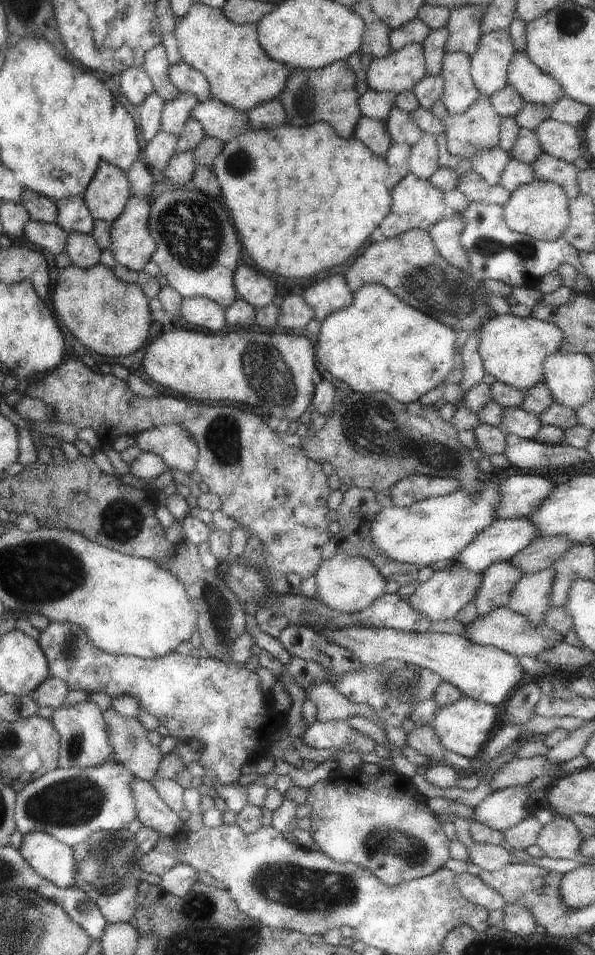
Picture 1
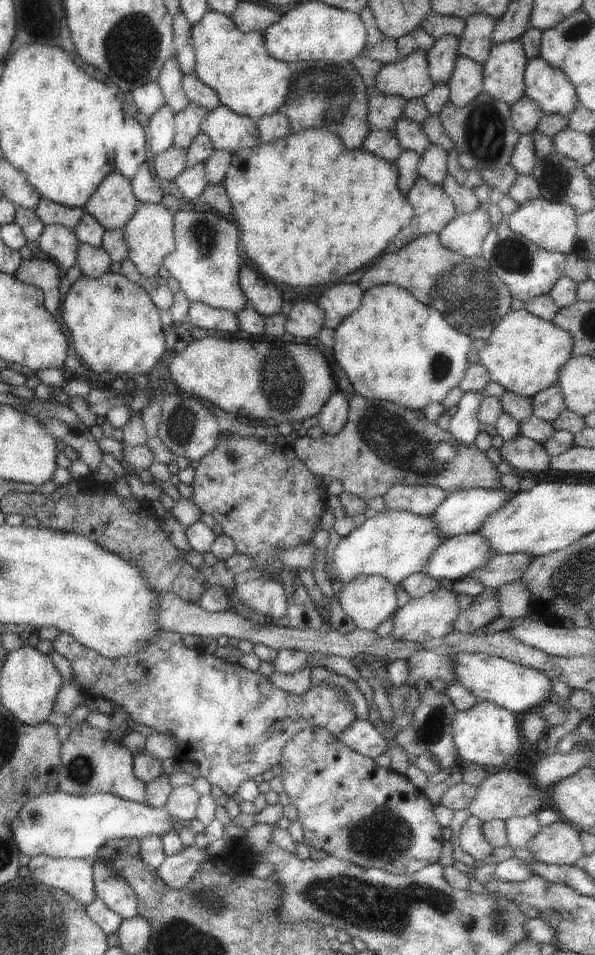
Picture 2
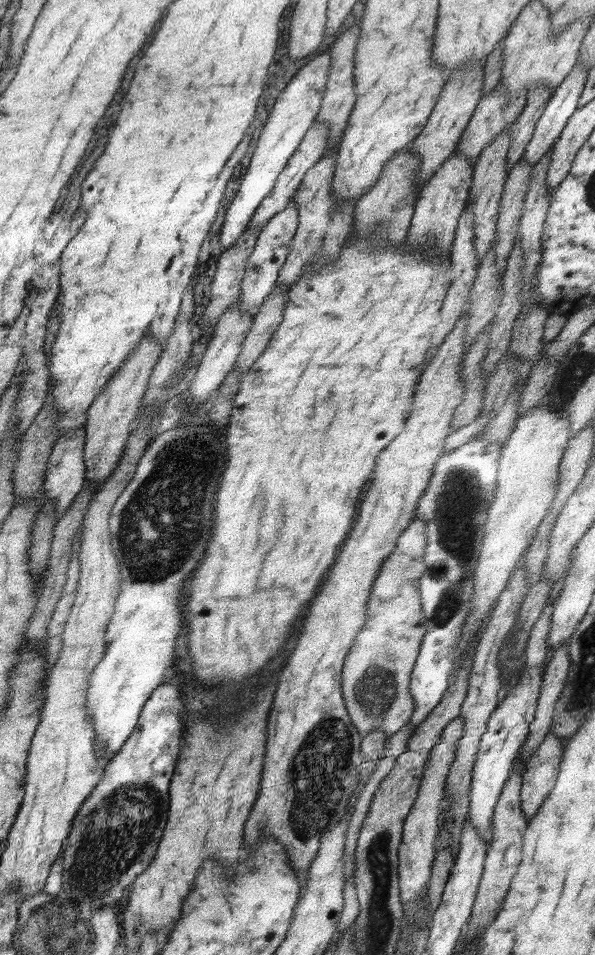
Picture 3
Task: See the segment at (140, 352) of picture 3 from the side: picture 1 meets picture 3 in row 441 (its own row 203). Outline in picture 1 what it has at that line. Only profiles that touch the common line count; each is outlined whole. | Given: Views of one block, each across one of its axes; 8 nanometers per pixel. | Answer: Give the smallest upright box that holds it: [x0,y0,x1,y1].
[82,162,130,223]

